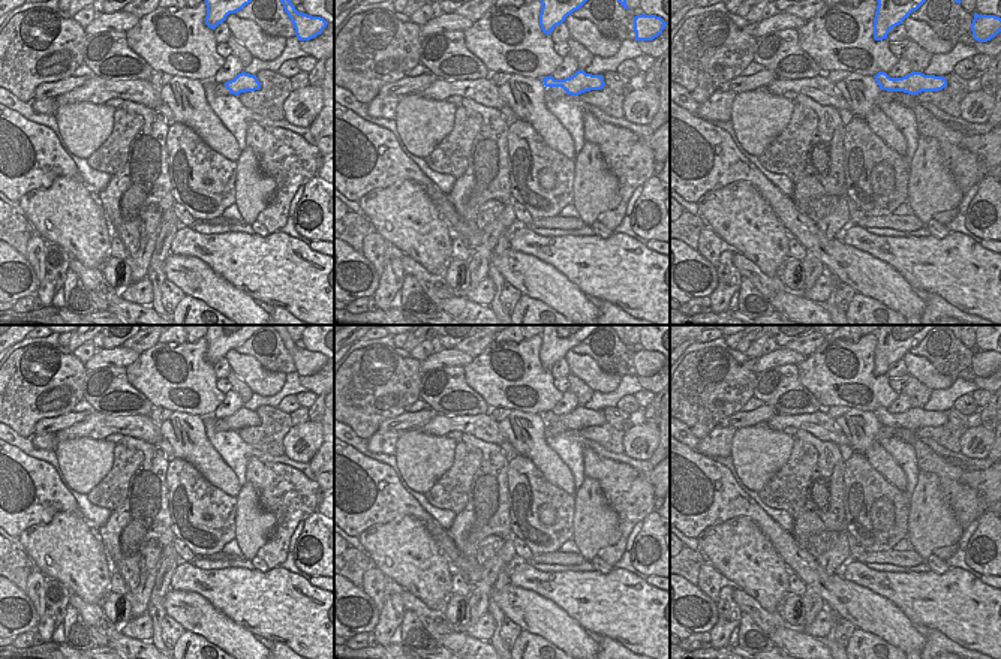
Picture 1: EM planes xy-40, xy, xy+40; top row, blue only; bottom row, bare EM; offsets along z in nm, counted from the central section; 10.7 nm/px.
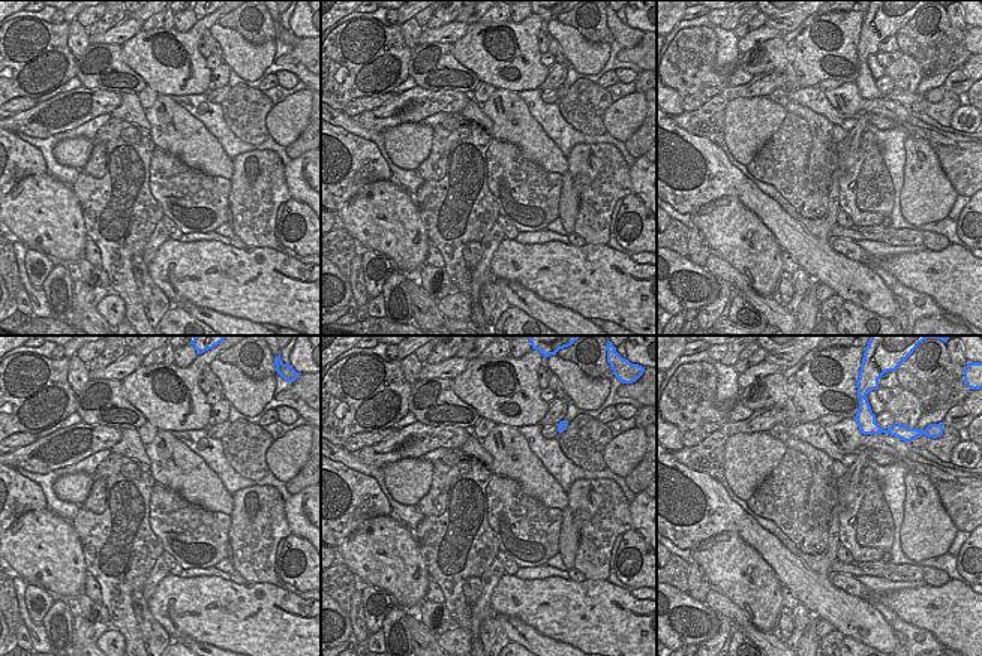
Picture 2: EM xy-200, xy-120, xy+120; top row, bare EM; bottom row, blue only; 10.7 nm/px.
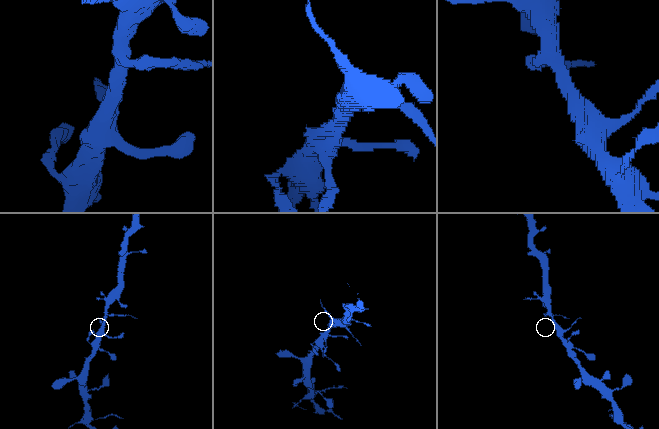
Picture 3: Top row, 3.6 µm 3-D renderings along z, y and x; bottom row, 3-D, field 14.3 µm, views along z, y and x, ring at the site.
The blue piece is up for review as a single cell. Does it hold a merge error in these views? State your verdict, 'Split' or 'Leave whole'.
Split

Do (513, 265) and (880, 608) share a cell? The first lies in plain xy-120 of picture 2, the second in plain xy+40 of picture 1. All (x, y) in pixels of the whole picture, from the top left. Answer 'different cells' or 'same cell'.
different cells

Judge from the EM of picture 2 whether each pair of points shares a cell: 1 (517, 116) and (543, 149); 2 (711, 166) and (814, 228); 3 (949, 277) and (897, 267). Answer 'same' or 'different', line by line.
1: same
2: different
3: same

